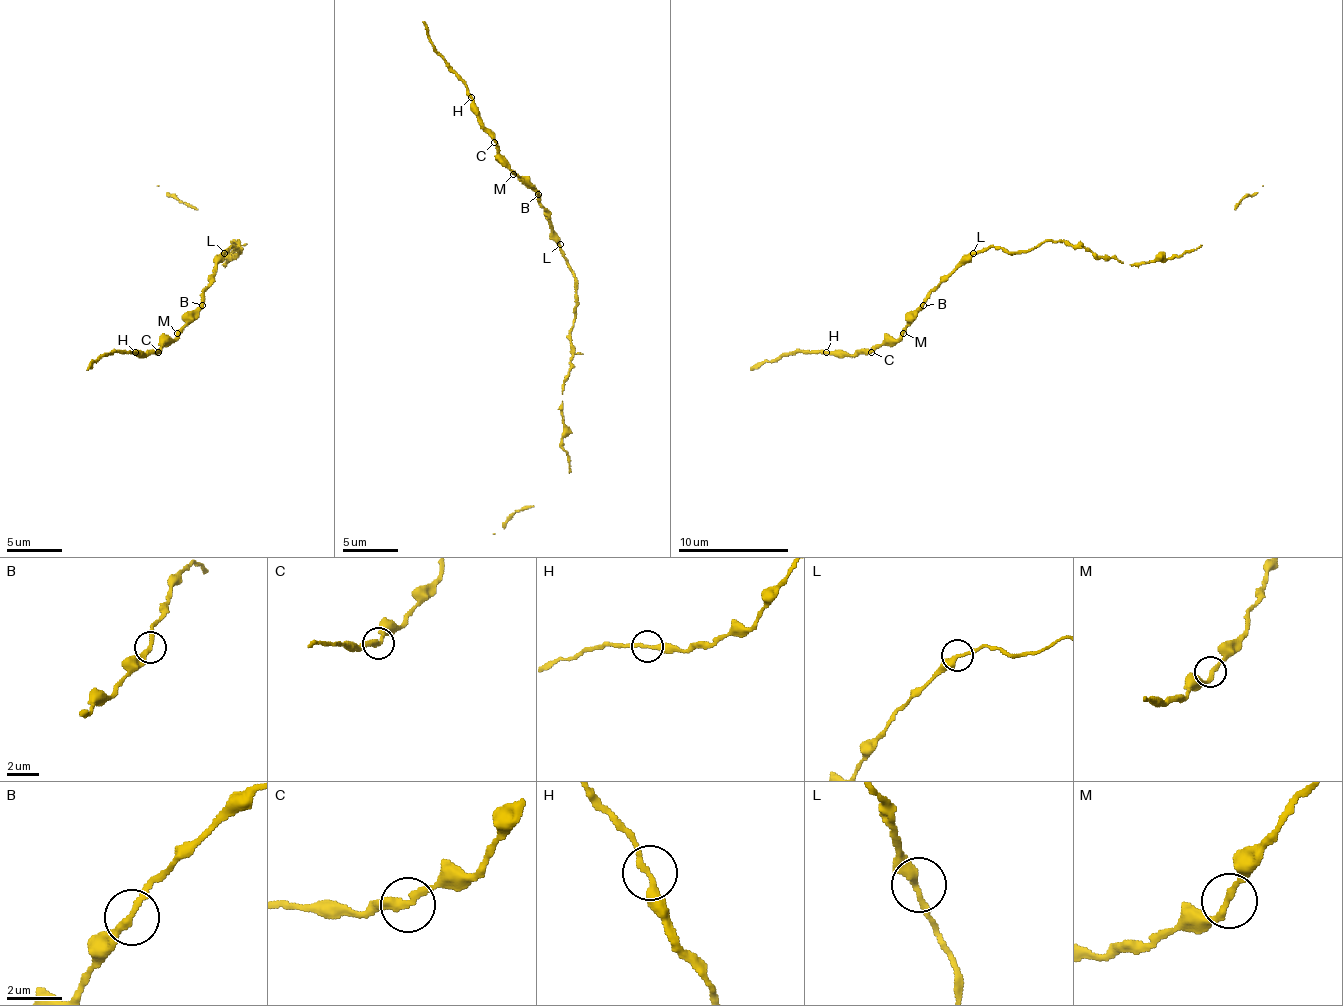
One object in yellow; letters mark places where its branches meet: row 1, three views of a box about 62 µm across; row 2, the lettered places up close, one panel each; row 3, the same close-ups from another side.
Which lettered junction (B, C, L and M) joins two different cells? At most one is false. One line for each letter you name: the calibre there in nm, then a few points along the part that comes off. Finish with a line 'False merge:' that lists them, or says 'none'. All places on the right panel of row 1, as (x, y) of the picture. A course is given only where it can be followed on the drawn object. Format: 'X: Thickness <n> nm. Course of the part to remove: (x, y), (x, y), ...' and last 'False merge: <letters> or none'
False merge: none

